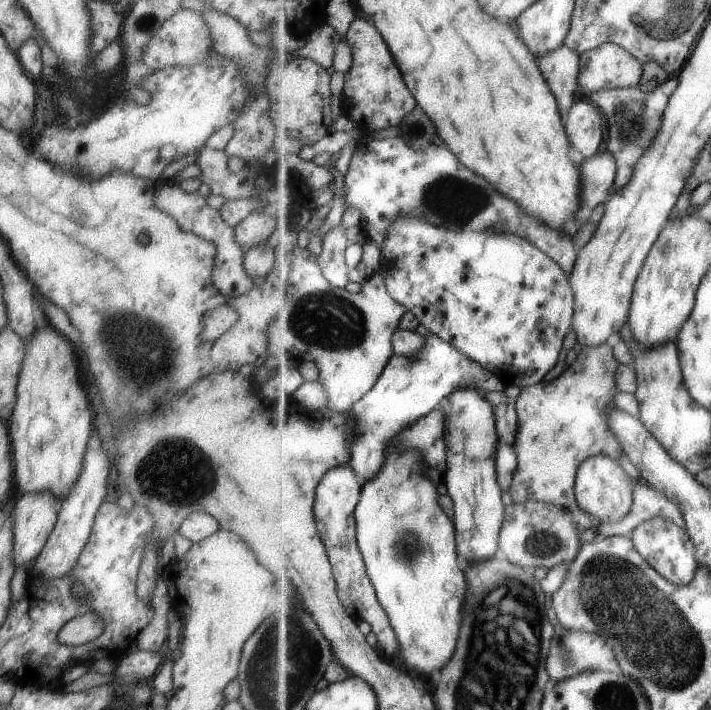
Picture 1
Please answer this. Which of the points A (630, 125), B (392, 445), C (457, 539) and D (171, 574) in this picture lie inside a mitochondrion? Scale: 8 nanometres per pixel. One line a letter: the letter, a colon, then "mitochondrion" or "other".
A: mitochondrion
B: other
C: other
D: other

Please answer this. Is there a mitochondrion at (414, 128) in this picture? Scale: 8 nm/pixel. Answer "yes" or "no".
yes

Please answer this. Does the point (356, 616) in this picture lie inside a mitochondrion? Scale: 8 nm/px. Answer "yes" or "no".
no

